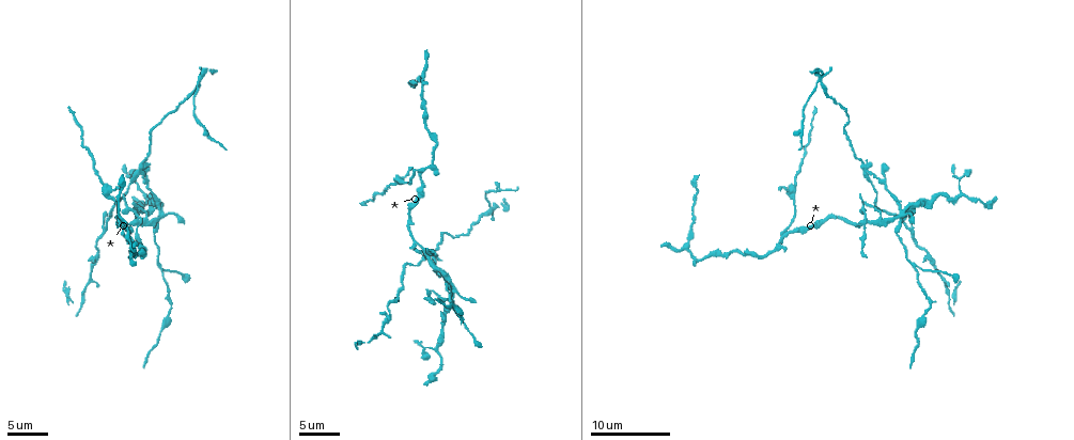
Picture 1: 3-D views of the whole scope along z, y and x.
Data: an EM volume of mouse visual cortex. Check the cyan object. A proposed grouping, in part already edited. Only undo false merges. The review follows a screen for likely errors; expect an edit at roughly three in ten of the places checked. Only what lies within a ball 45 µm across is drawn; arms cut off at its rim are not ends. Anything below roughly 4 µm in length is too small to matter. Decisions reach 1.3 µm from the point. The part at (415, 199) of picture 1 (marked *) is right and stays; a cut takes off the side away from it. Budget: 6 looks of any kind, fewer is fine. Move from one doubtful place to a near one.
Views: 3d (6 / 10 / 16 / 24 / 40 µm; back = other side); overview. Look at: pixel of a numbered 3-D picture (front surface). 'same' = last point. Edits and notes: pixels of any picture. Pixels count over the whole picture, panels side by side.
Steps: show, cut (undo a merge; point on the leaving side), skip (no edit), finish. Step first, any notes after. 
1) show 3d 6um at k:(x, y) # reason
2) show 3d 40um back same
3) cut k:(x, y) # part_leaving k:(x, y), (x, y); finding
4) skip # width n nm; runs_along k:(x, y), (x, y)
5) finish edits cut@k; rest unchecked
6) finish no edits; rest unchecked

show 3d 16um at 1:(430, 257) # looks like a crossing

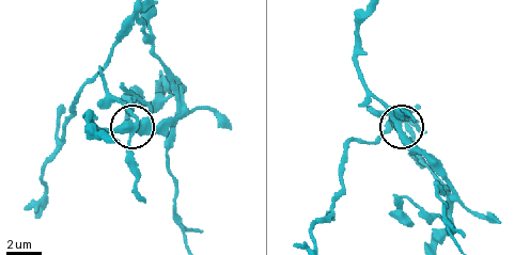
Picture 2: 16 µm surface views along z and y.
cut 2:(131, 154) # width 380 nm; part_leaving 2:(135, 130), (130, 168), (142, 201); two cells meet here

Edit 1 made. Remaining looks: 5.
show overview # see it whole again

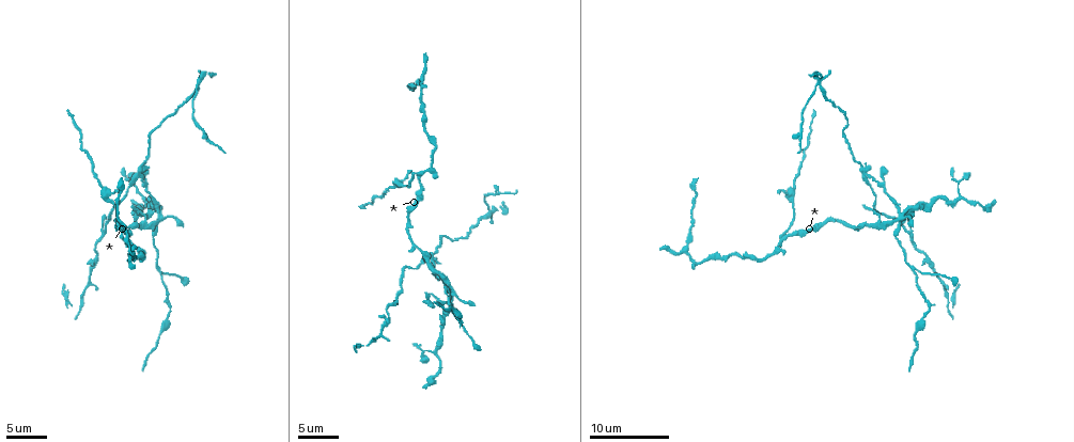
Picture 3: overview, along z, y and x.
show 3d 16um at 3:(900, 212) # looks like a crossing

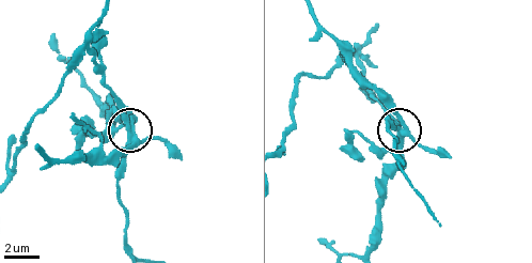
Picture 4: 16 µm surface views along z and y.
cut 4:(390, 127) # width 320 nm; two cells meet here

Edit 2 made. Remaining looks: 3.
show 3d 10um at 3:(433, 351) # three arms meet

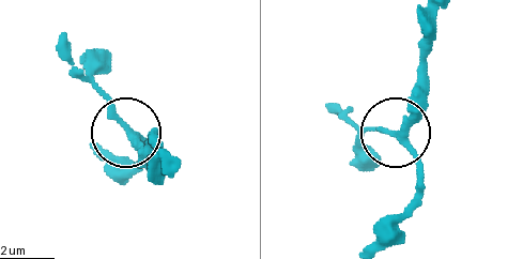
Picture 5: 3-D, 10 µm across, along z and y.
show 3d 6um at 5:(133, 133)

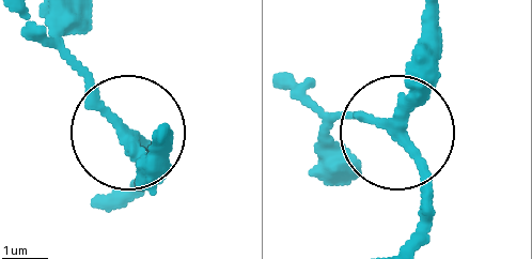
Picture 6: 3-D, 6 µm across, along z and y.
skip # width 230 nm; runs_along 6:(438, 20), (403, 123), (327, 112); continuous, no second cell

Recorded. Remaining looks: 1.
finish edits cut@2, cut@4; rest unchecked

